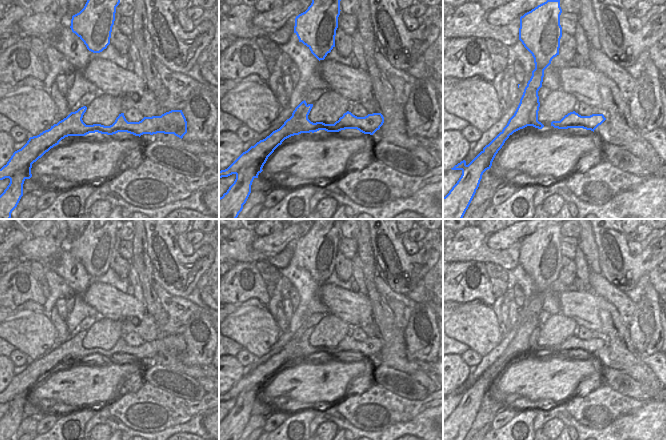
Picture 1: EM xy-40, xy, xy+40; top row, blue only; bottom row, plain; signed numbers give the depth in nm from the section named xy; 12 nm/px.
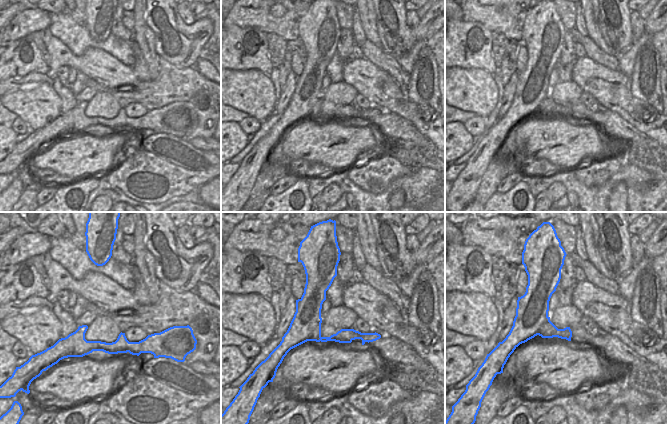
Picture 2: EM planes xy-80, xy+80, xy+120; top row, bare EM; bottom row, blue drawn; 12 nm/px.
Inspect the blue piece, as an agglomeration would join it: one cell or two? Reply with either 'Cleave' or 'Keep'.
Cleave.

